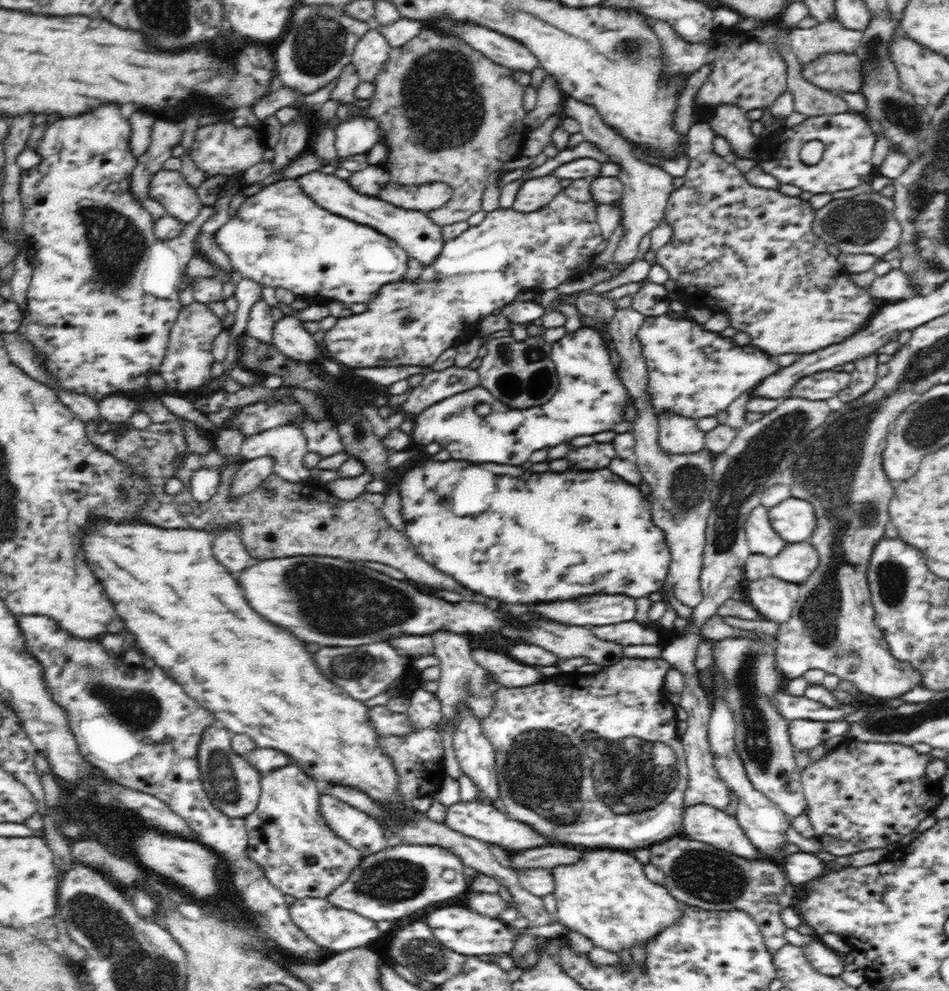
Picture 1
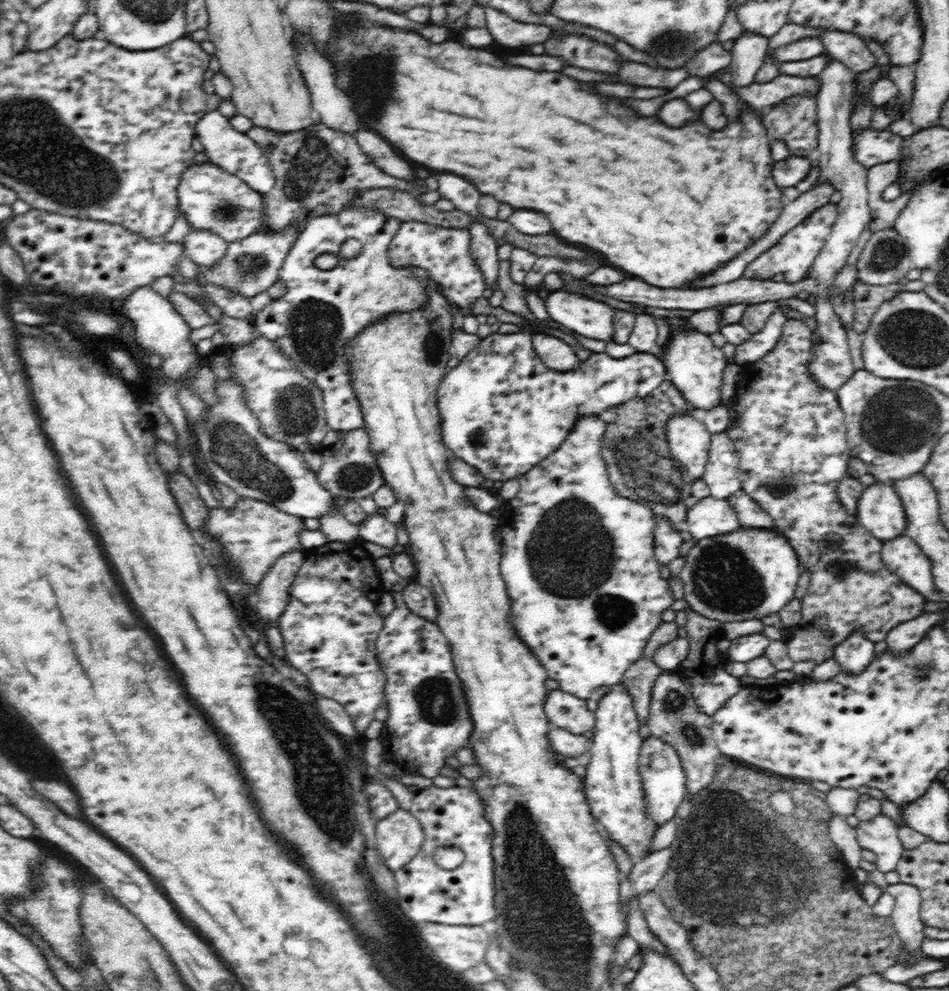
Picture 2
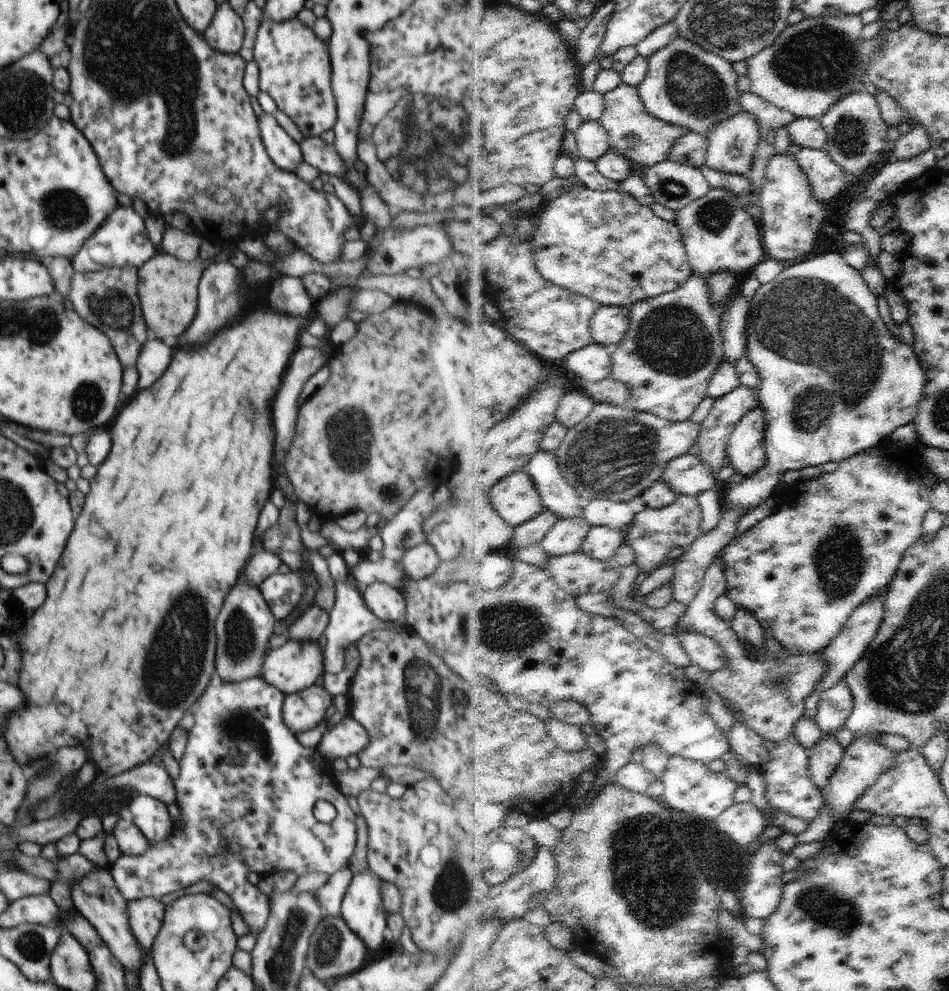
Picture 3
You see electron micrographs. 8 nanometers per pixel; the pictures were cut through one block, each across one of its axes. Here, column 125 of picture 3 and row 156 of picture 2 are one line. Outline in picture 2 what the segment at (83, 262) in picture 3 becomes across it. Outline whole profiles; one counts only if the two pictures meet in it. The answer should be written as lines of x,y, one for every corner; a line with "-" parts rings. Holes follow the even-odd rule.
218,109
209,110
202,115
202,118
196,123
195,136
203,144
210,163
236,175
251,190
256,190
260,194
269,193
272,190
275,183
275,174
261,145
252,140
247,133
239,132
232,127
228,117
222,115

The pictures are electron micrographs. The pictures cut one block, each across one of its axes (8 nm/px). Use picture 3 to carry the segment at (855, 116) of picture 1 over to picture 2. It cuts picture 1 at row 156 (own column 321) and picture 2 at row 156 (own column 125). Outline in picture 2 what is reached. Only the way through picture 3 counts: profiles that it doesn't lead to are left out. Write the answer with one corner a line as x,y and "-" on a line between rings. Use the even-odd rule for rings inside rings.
862,128
856,132
852,130
852,136
856,160
867,169
876,166
876,164
898,160
899,158
903,138
890,130
878,132
878,130

